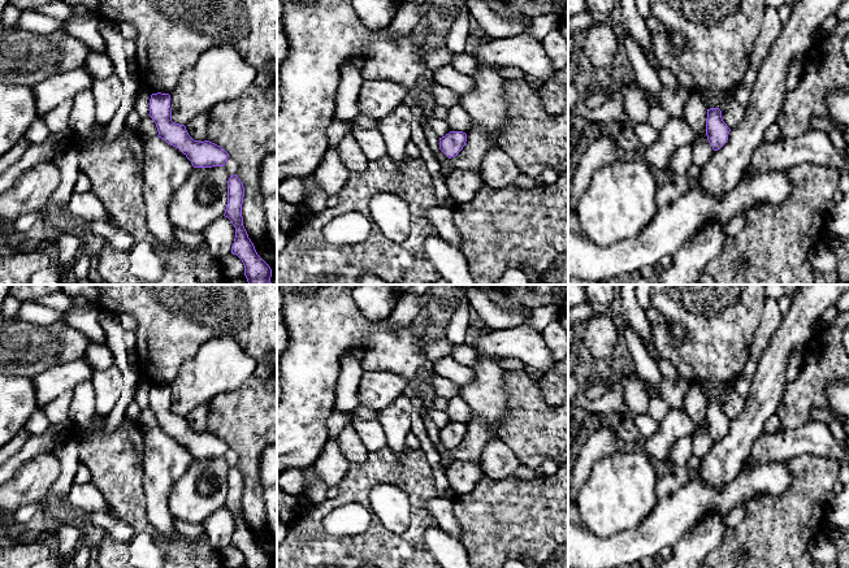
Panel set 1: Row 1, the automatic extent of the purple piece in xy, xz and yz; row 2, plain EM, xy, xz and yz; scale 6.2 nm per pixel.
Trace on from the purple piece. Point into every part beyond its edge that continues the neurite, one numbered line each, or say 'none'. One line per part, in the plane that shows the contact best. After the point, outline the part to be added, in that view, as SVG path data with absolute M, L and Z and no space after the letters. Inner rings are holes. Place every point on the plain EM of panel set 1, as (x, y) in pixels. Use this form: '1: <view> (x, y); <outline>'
none

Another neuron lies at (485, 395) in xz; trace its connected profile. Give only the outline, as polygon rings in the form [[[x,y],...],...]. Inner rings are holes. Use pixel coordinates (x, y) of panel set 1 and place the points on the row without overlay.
[[[477,355],[472,367],[473,380],[460,386],[459,395],[472,411],[472,420],[467,424],[463,441],[441,458],[441,467],[455,460],[480,463],[485,445],[498,437],[502,419],[507,415],[506,370],[498,357]]]

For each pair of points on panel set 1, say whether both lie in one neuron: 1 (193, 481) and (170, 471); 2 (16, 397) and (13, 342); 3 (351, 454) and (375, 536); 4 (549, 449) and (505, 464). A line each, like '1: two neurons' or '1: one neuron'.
1: two neurons
2: two neurons
3: two neurons
4: two neurons

